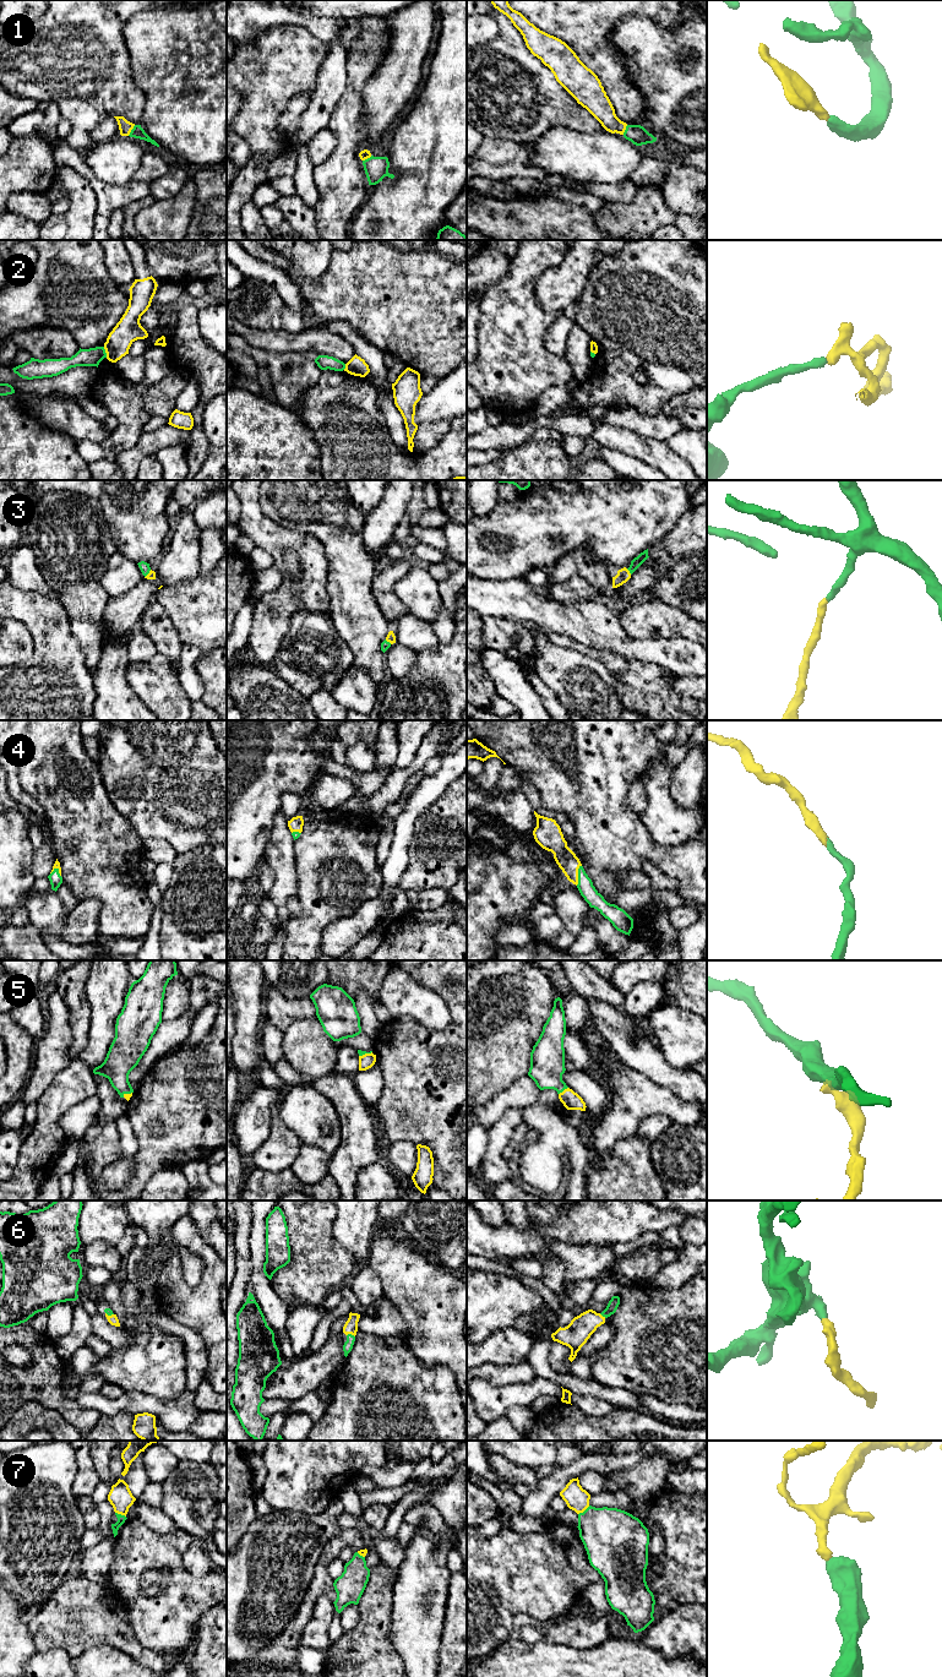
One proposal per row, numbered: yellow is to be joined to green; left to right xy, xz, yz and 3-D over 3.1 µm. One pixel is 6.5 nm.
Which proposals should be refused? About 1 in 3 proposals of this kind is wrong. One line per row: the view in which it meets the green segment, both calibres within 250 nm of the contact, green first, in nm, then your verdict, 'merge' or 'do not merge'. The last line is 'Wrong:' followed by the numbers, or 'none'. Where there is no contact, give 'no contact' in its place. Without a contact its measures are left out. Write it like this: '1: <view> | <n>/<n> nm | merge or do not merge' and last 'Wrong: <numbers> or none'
1: xy | 80/90 nm | merge
2: xy | 120/170 nm | do not merge
3: yz | 70/90 nm | merge
4: yz | 100/140 nm | merge
5: yz | 220/120 nm | merge
6: xz | 60/90 nm | merge
7: yz | 380/150 nm | merge
Wrong: 2

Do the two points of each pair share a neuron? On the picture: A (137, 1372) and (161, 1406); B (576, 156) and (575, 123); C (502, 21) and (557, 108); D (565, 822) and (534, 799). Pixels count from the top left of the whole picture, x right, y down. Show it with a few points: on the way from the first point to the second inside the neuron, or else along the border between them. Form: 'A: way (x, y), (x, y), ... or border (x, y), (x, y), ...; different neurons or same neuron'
A: border (126, 1390), (142, 1390), (165, 1400), (183, 1393); different neurons
B: border (604, 130), (553, 128), (546, 132); different neurons
C: way (508, 43), (538, 75), (539, 86); same neuron
D: way (556, 816), (544, 812), (539, 807); same neuron

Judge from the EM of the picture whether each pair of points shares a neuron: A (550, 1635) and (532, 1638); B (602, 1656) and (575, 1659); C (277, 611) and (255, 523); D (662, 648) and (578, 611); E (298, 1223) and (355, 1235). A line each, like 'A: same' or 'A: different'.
A: same
B: same
C: same
D: same
E: different

